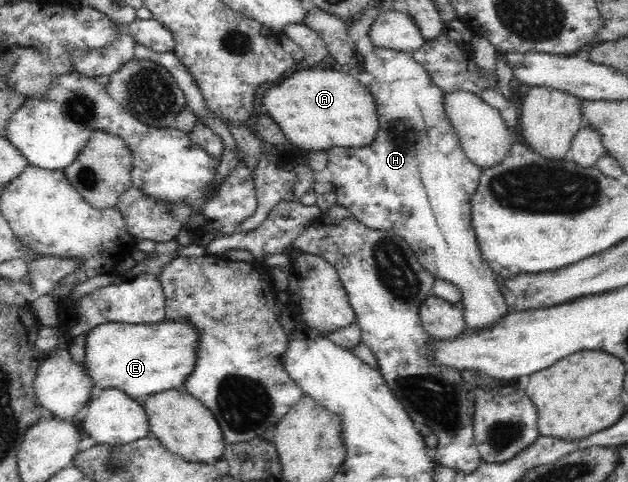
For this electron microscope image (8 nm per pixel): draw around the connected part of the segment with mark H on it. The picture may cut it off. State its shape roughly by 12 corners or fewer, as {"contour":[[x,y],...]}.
{"contour":[[410,53],[362,60],[375,142],[327,150],[336,204],[508,314],[472,227],[482,170]]}

